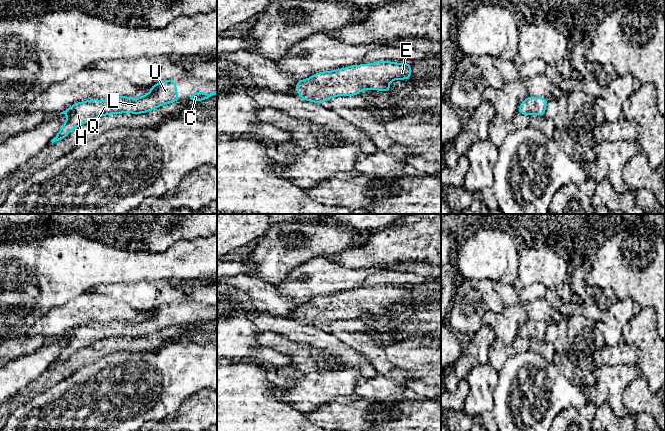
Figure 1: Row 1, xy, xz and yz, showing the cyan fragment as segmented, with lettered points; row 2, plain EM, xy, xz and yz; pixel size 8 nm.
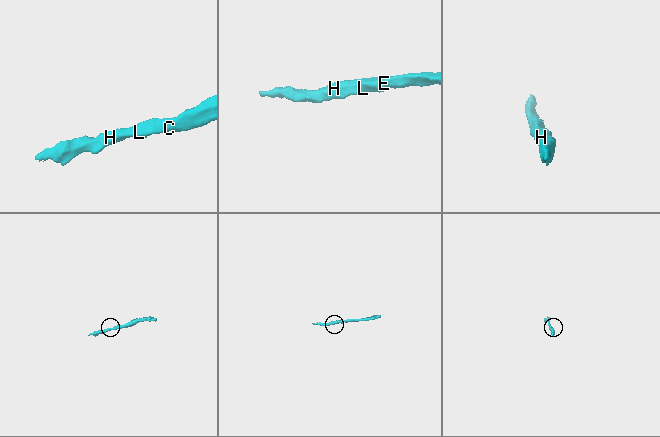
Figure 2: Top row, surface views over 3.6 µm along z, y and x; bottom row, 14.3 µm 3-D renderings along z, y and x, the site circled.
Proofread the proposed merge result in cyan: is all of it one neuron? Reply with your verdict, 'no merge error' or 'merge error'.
no merge error

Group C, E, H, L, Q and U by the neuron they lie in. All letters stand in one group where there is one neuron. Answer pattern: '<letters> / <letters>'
C E H L Q U

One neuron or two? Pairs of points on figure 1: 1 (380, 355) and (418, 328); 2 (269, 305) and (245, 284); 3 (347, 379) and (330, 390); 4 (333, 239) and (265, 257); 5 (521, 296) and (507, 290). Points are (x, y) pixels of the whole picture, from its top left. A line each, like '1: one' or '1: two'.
1: two
2: one
3: one
4: one
5: one

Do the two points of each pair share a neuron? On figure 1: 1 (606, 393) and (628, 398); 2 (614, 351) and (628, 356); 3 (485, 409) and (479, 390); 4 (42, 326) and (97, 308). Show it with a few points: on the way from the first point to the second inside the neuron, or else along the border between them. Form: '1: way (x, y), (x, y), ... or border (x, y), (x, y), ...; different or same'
1: border (636, 378), (622, 396), (628, 412); different
2: way (617, 353), (625, 354); same
3: way (481, 404), (480, 395); same
4: way (56, 322), (83, 309); same

